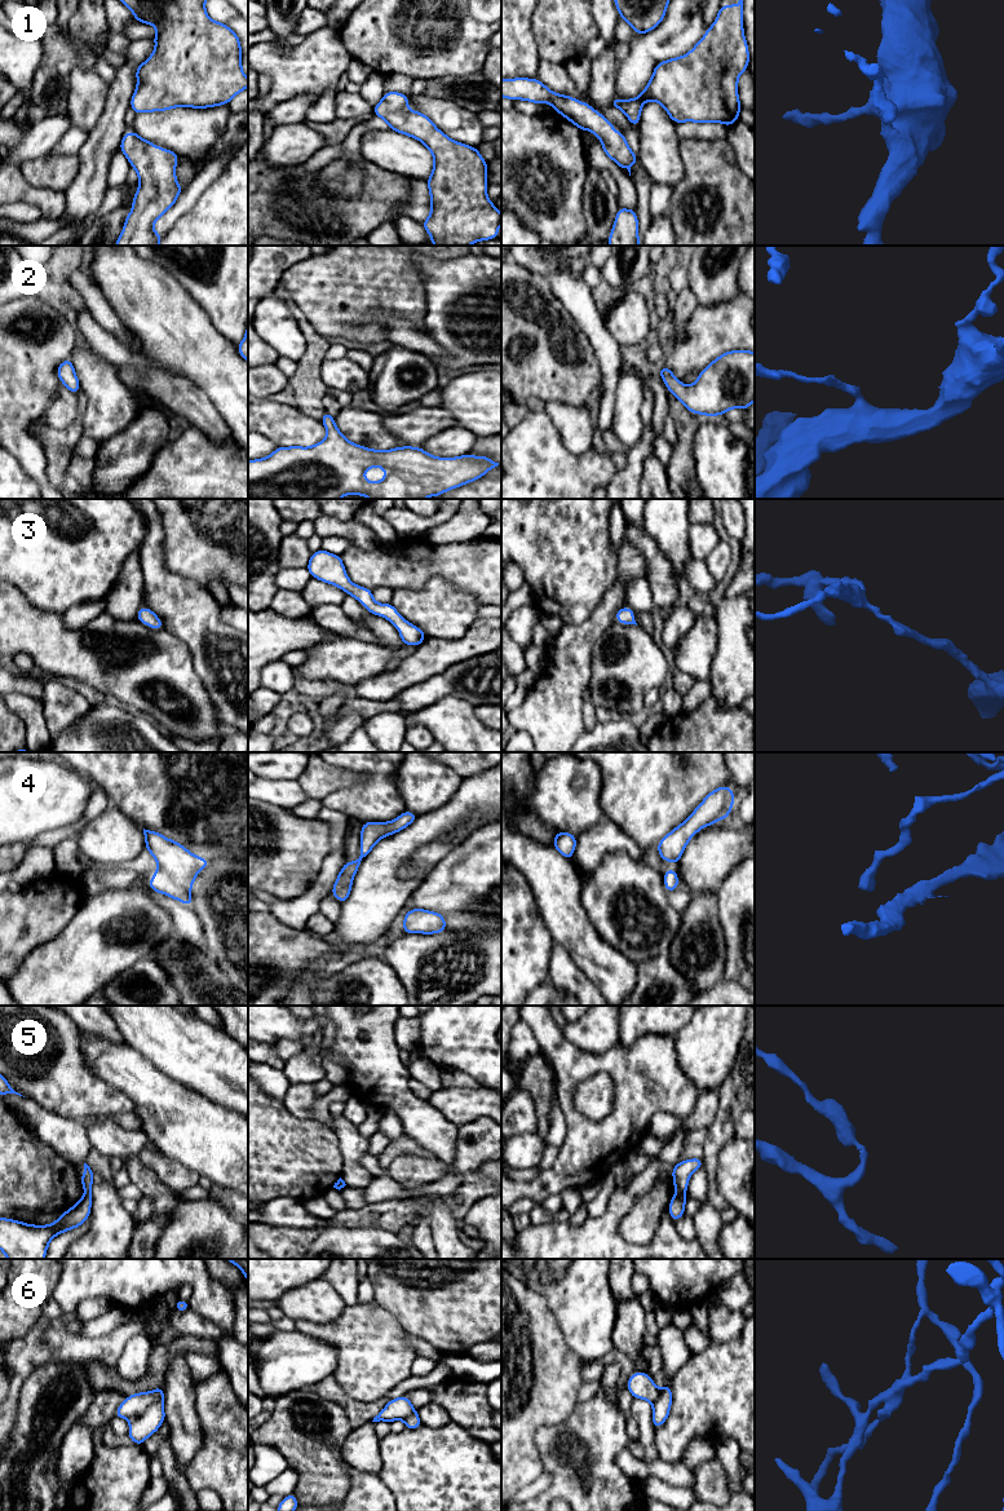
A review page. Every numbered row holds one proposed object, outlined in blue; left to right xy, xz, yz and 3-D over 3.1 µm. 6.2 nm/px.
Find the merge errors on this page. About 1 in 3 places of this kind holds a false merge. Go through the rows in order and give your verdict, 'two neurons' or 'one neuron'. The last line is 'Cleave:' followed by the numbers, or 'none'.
1: one neuron
2: one neuron
3: one neuron
4: one neuron
5: two neurons
6: two neurons
Cleave: 5, 6

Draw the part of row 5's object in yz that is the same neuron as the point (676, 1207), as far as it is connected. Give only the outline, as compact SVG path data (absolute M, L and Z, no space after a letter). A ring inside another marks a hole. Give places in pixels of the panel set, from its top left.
M680 1192L676 1193L669 1202L669 1214L675 1223L684 1215L686 1203L686 1194Z

